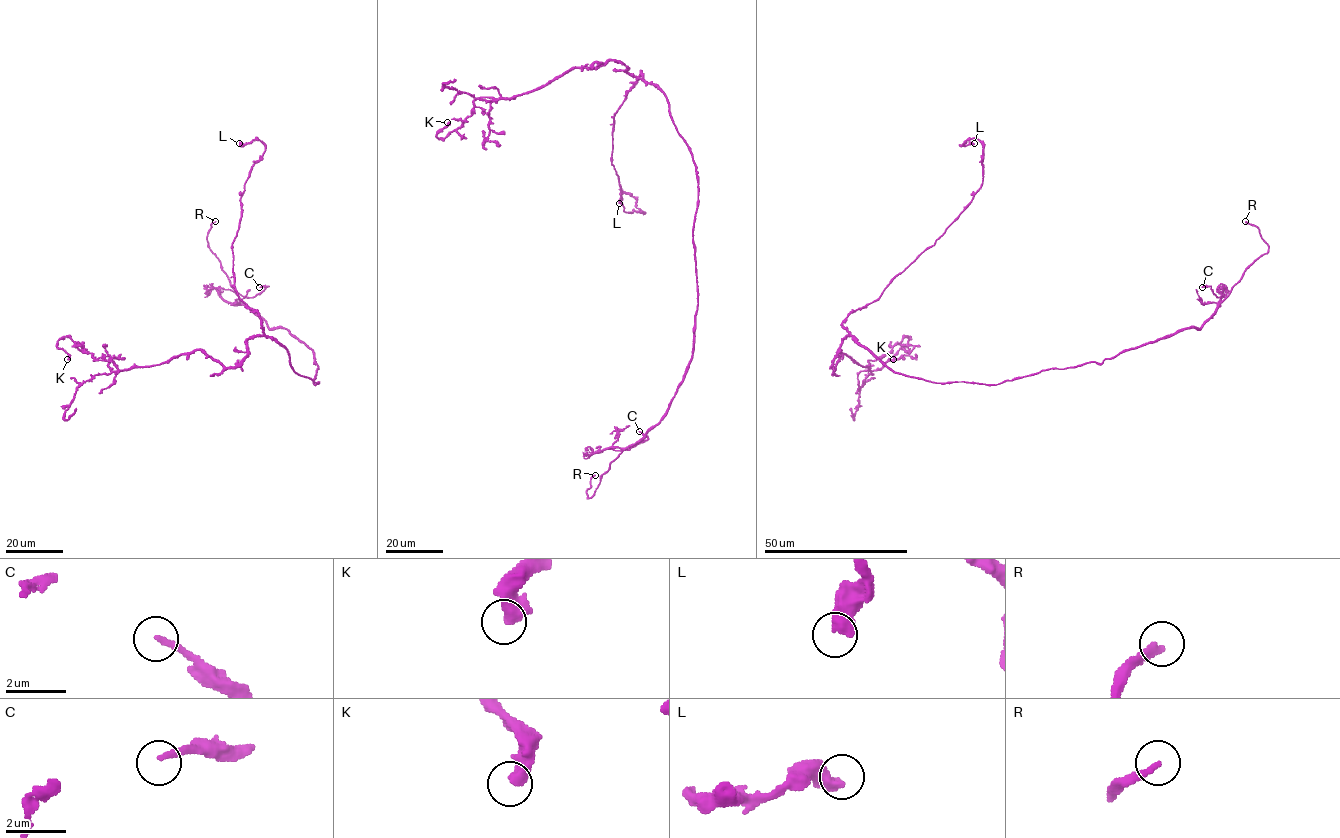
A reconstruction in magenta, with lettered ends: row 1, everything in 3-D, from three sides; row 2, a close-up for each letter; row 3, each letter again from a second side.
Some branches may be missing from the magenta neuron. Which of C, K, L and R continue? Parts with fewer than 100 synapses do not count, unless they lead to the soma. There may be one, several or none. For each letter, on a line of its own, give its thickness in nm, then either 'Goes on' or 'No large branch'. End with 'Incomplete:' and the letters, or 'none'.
C: Thickness 200 nm. No large branch
K: Thickness 480 nm. No large branch
L: Thickness 500 nm. No large branch
R: Thickness 240 nm. Goes on
Incomplete: R

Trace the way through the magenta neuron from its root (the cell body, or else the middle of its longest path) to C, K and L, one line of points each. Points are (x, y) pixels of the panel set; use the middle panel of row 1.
C: (698, 176), (697, 312), (688, 370), (667, 413), (642, 438), (598, 452), (643, 442), (647, 438), (639, 431)
K: (698, 176), (665, 94), (614, 60), (572, 68), (509, 98), (478, 97), (460, 127), (437, 137), (447, 122)
L: (698, 176), (668, 99), (641, 72), (614, 116), (611, 164), (624, 210), (644, 212), (628, 194), (619, 203)

